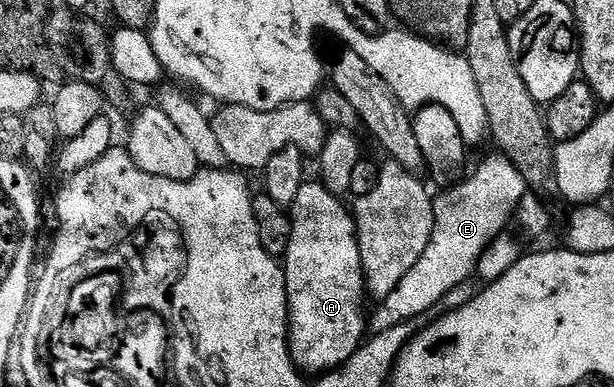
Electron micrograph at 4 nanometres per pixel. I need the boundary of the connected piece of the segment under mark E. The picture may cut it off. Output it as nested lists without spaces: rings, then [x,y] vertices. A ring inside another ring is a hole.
[[[495,153],[486,158],[471,175],[465,176],[459,183],[451,188],[439,192],[433,200],[433,231],[429,238],[428,248],[416,264],[412,265],[403,280],[386,299],[373,308],[368,319],[368,327],[375,335],[384,333],[384,329],[390,329],[393,325],[403,324],[404,321],[421,318],[421,316],[438,303],[448,291],[467,282],[476,271],[479,258],[485,248],[499,235],[507,230],[507,223],[513,220],[521,200],[528,192],[526,179],[509,158],[501,153]]]

